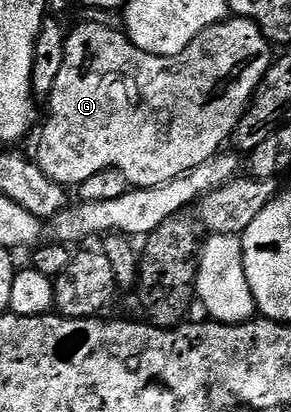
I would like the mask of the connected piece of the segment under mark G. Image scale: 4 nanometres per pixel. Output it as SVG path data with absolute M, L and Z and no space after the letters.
M230 18L219 22L215 26L203 30L203 34L199 34L199 38L195 38L195 42L191 42L191 46L187 46L187 50L183 50L183 54L174 56L147 54L135 47L124 31L117 29L116 32L115 29L109 28L108 23L84 23L79 25L74 32L70 31L65 37L63 67L59 69L59 78L55 78L52 94L47 97L49 117L46 118L45 125L41 128L41 141L38 142L37 153L35 153L37 165L41 167L43 174L47 174L47 178L51 178L56 184L62 186L70 186L69 184L80 186L83 182L87 182L87 178L91 178L91 174L99 174L99 170L108 168L119 170L133 188L154 188L163 182L171 182L171 178L188 176L191 170L195 170L195 166L207 162L224 149L221 147L224 146L225 140L227 144L227 141L236 132L237 124L248 109L250 101L256 93L256 88L275 59L275 52L269 39L262 34L254 20Z

